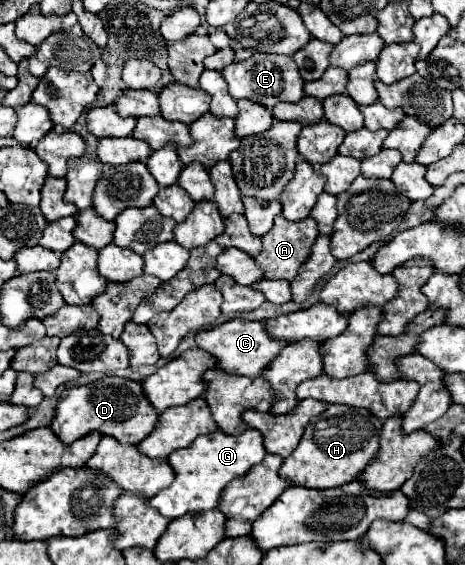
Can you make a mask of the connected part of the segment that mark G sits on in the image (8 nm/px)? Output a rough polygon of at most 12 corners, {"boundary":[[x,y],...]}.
{"boundary":[[257,429],[213,431],[167,461],[173,483],[147,501],[167,519],[215,509],[265,457]]}

